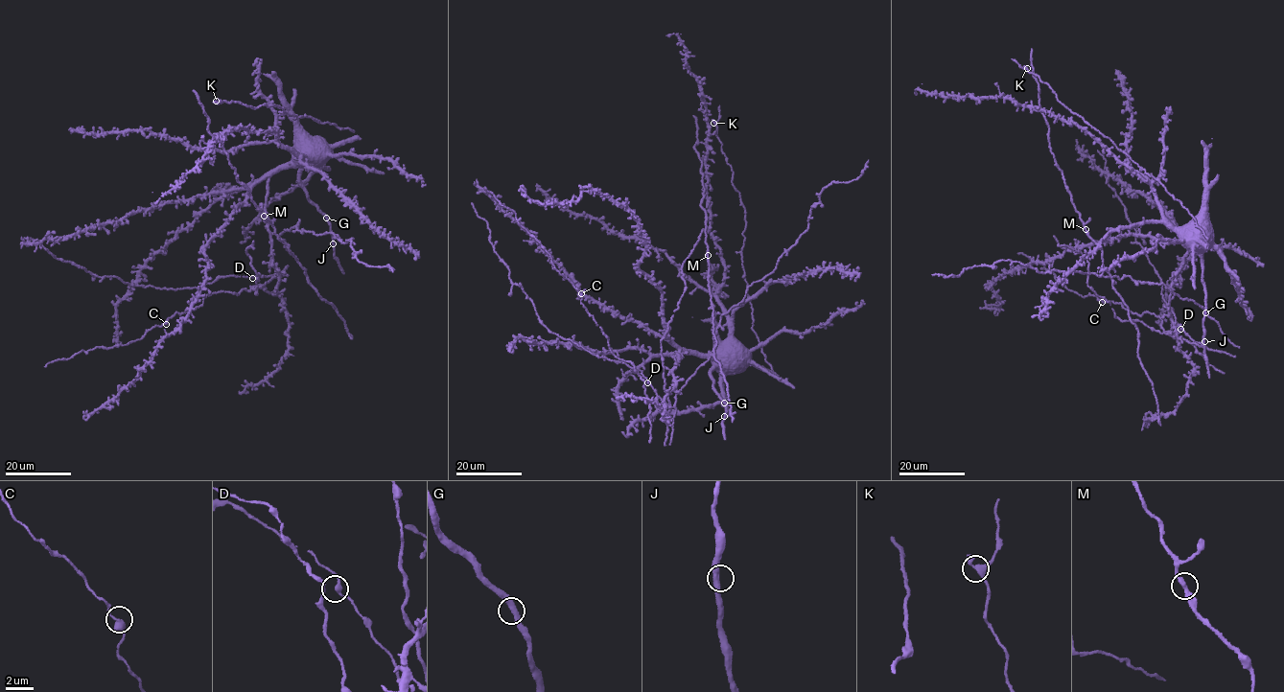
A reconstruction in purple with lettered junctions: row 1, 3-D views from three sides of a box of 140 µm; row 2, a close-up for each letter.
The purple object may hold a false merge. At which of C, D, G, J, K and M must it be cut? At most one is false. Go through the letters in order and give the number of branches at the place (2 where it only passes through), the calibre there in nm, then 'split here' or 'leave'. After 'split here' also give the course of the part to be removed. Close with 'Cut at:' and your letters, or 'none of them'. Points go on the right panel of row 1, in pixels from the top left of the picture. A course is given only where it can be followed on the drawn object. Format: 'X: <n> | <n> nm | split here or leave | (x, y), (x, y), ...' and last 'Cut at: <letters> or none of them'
C: 2 | 440 nm | leave
D: 2 | 280 nm | leave
G: 2 | 380 nm | leave
J: 2 | 400 nm | leave
K: 2 | 440 nm | leave
M: 2 | 320 nm | leave
Cut at: none of them

